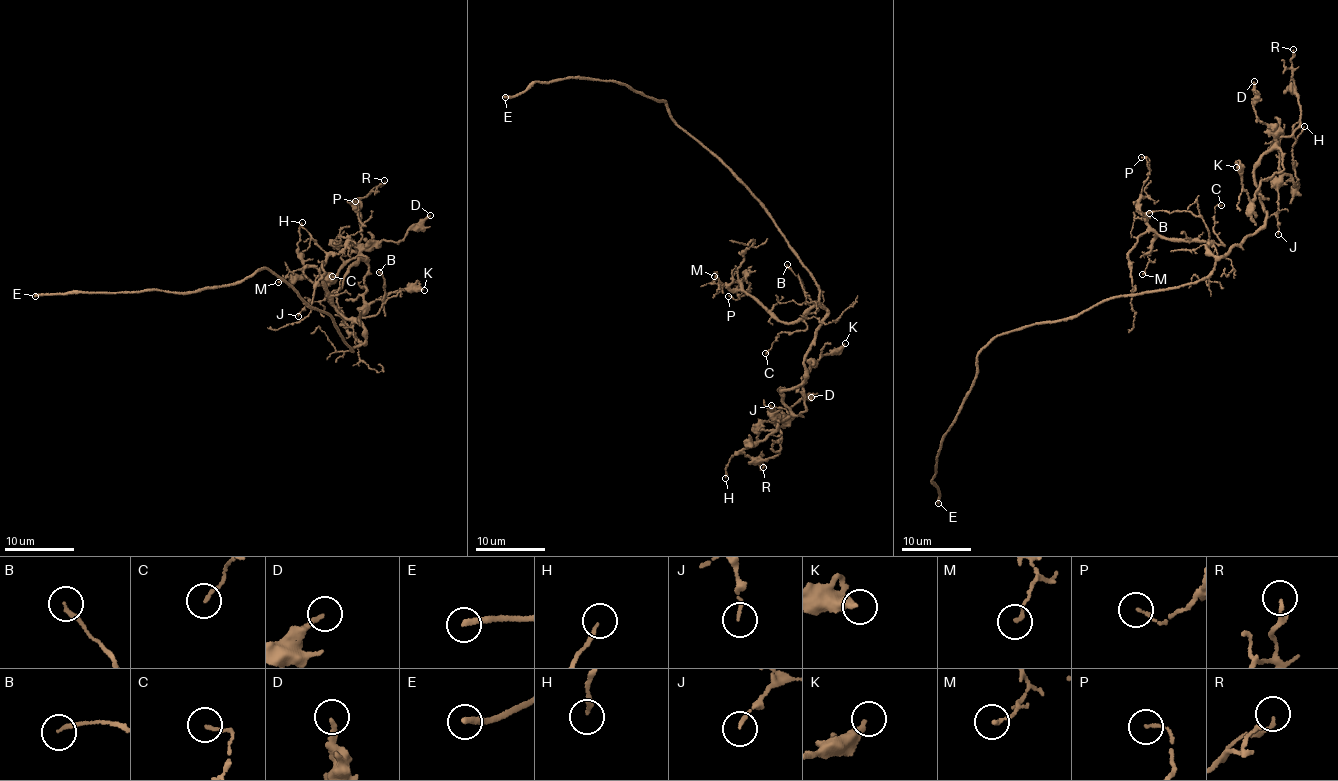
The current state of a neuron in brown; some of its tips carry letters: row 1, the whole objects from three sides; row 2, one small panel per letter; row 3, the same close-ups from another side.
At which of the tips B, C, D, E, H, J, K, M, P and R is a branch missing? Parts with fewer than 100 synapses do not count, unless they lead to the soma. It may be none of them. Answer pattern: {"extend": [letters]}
{"extend": ["E"]}

